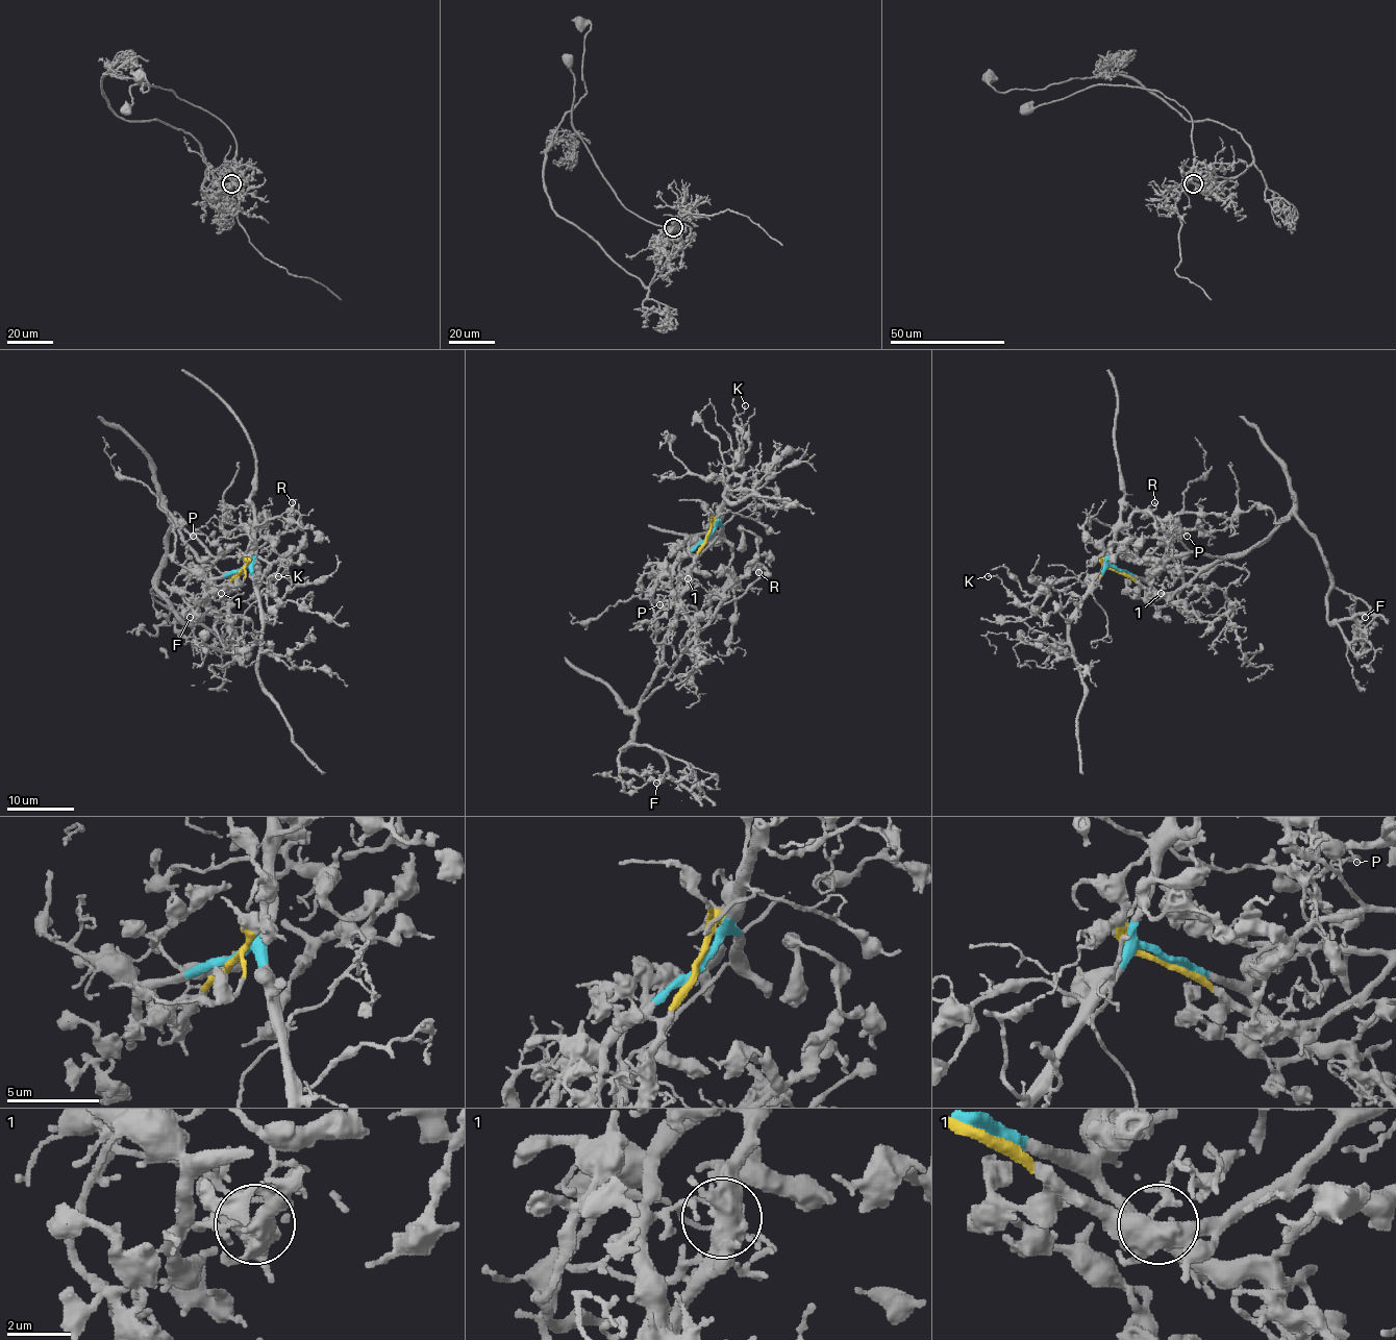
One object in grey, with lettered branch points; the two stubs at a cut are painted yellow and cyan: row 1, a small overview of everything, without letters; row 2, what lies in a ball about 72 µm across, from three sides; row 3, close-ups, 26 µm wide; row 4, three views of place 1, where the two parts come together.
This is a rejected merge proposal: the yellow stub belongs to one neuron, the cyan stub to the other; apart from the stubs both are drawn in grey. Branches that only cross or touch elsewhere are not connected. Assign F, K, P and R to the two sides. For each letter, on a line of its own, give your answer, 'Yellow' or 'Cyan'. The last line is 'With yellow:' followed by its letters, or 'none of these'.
F: Yellow
K: Cyan
P: Cyan
R: Yellow
With yellow: F, R

